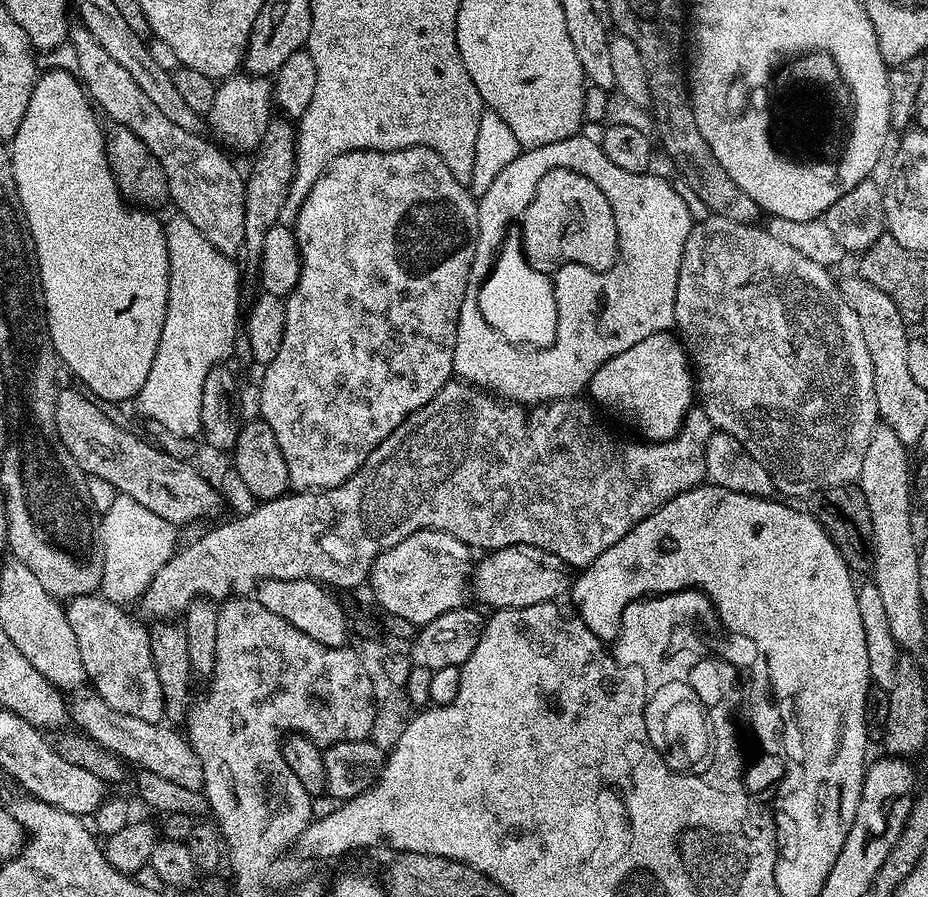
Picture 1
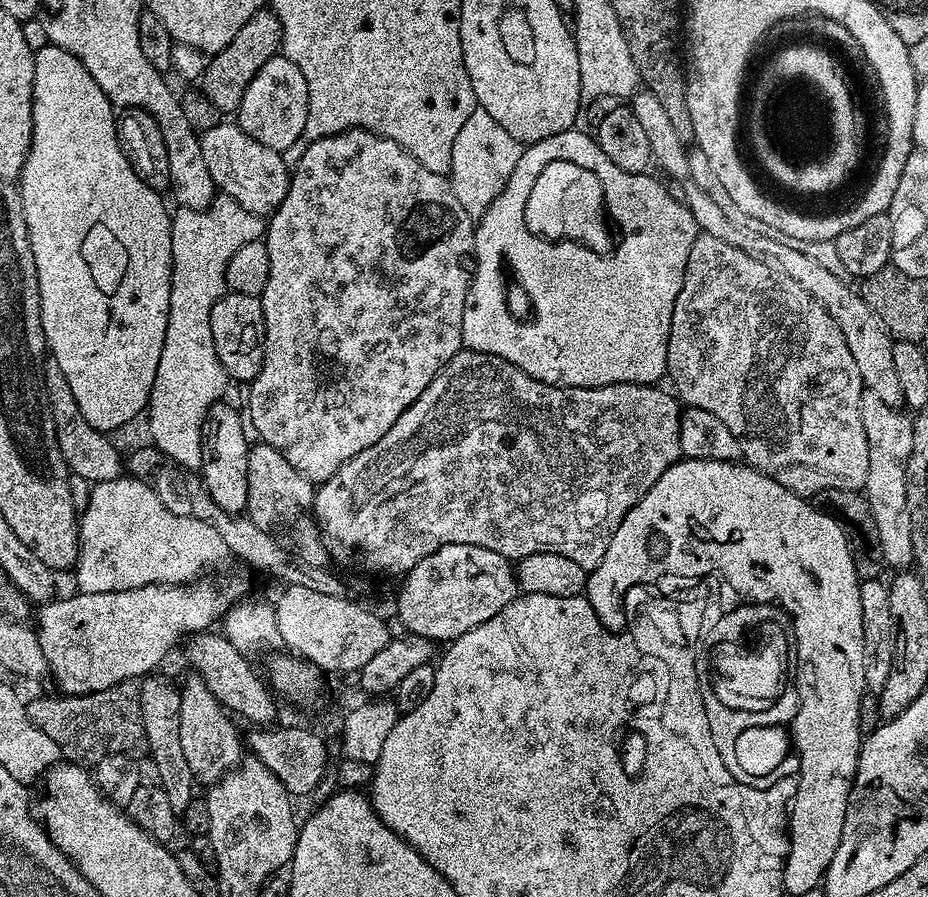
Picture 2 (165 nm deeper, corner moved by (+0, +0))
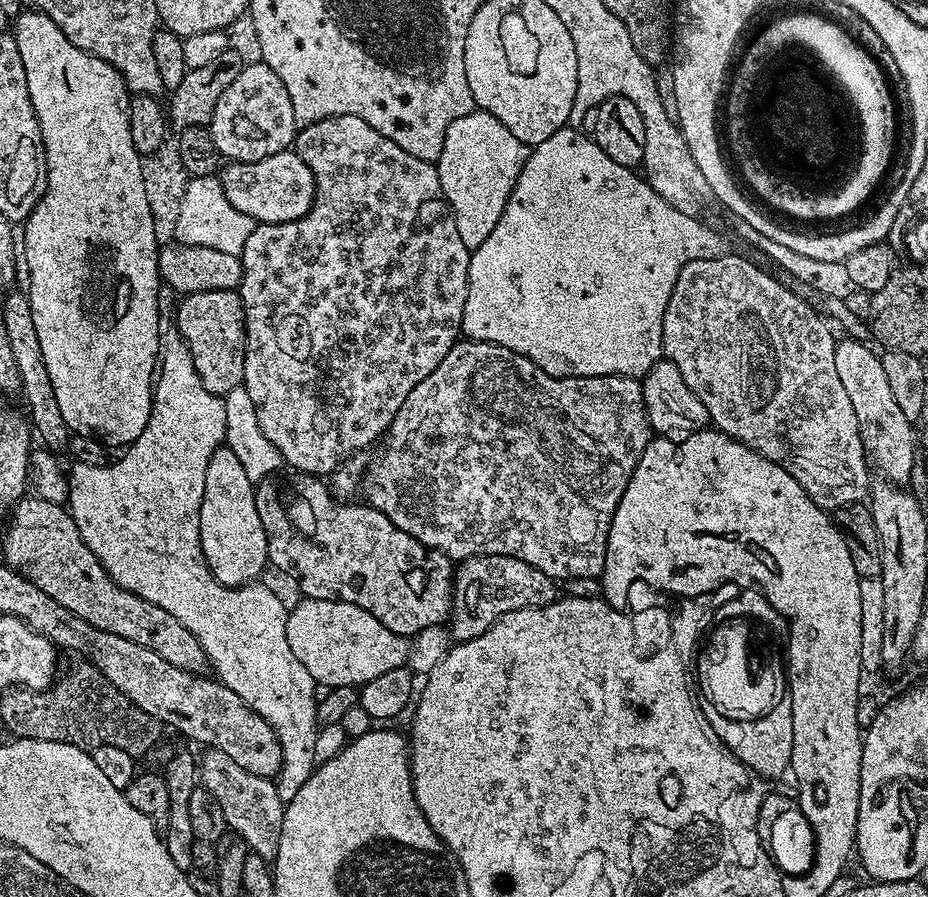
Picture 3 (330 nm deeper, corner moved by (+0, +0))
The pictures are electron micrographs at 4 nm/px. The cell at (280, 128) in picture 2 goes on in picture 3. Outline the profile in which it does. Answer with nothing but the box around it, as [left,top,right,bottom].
[206,62,298,164]

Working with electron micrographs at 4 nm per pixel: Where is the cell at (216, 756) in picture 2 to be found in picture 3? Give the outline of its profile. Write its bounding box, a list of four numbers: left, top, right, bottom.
[198,748,286,861]

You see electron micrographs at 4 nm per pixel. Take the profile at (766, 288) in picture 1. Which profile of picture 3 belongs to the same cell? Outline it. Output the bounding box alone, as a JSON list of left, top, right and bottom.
[662,254,870,510]

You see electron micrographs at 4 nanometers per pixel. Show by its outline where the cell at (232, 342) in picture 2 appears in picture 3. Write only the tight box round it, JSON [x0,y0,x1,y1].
[175,289,244,396]

